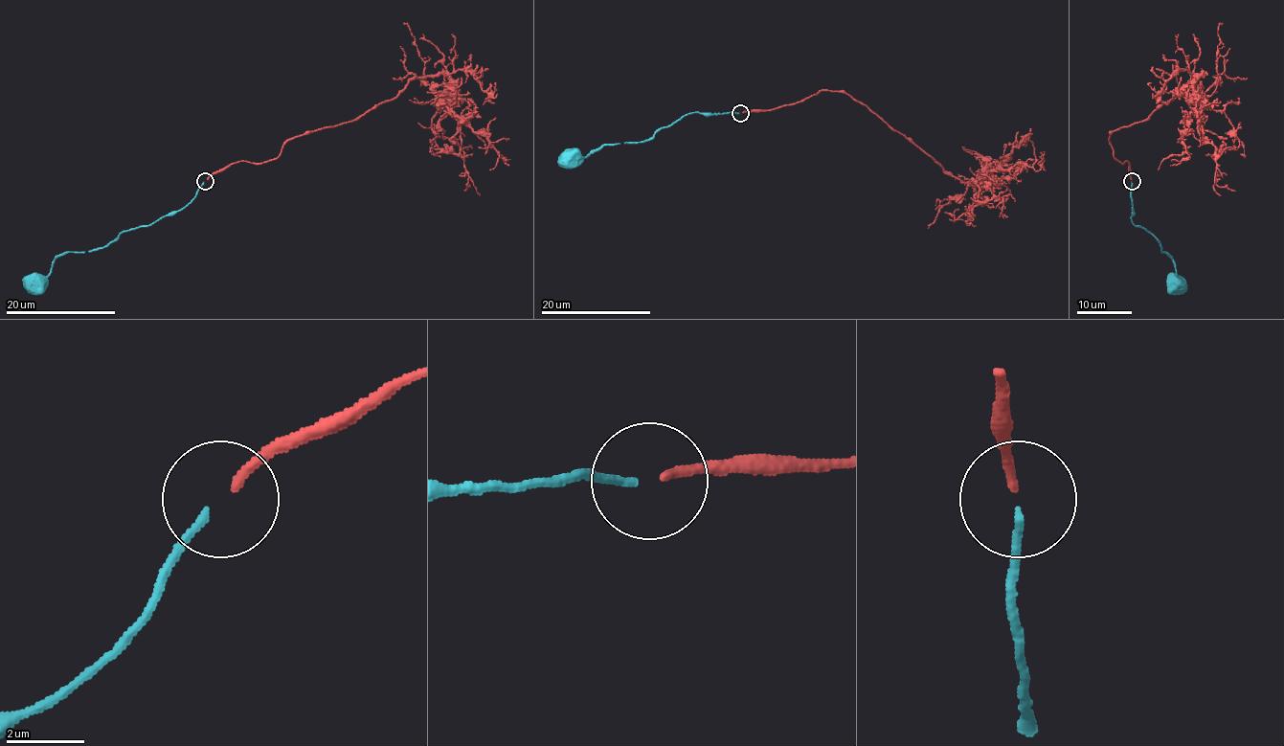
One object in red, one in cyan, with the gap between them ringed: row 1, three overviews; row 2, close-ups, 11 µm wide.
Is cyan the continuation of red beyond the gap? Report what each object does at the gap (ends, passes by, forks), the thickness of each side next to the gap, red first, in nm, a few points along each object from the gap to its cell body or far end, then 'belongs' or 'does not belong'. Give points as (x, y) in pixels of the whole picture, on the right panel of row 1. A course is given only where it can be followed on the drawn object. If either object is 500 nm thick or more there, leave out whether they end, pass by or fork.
red ends there; cyan ends there; 220 nm thick on the red side, 180 nm on the other; red runs (1131, 180), (1111, 134), (1143, 121), (1202, 74), (1192, 87), (1202, 134), (1215, 148), (1215, 183), (1236, 191); cyan runs (1131, 181), (1131, 221), (1148, 231), (1159, 242), (1161, 252), (1174, 261), (1177, 281); belongs

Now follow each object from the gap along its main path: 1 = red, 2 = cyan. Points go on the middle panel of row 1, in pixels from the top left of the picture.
1: (742, 112), (843, 92), (946, 171), (979, 183), (984, 173), (993, 181), (990, 191), (1003, 196), (1000, 217)
2: (739, 112), (689, 112), (659, 129), (646, 140), (602, 144), (586, 156), (570, 158)

